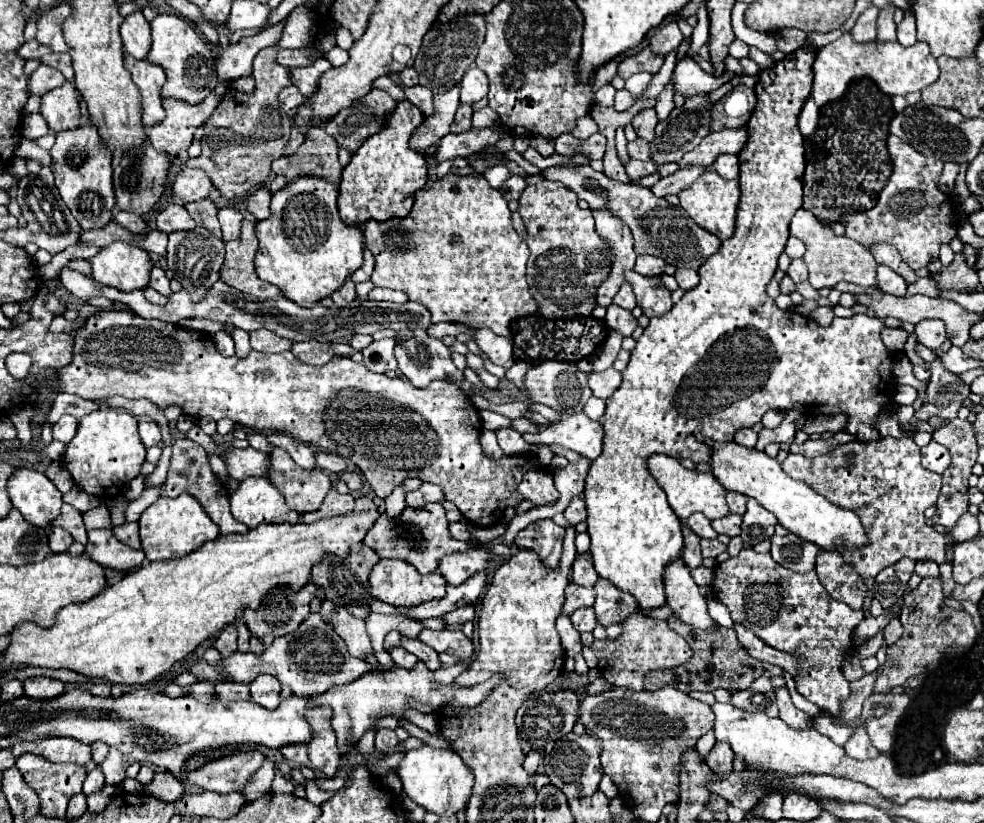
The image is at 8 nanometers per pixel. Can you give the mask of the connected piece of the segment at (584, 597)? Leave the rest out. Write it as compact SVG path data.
M569 584L565 588L565 604L563 604L563 614L571 616L579 608L593 606L595 602L595 590L593 588L579 588L577 584Z

